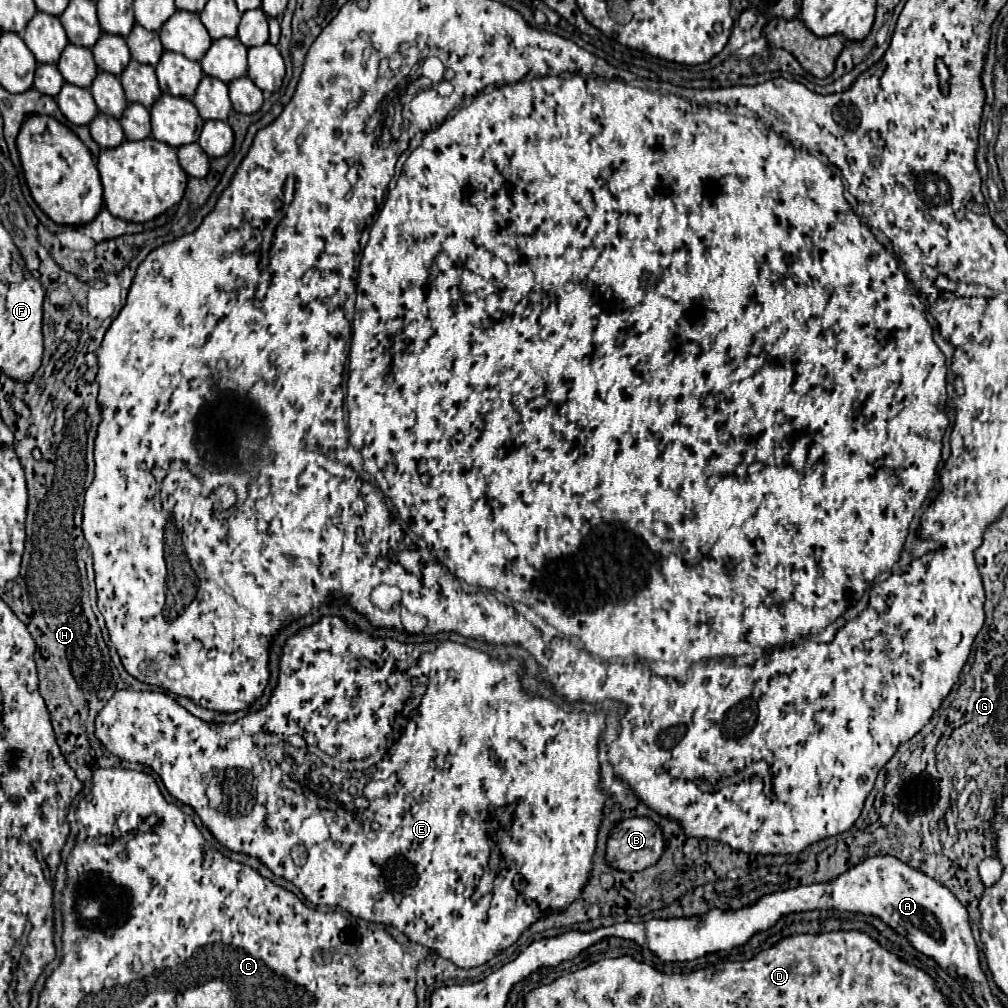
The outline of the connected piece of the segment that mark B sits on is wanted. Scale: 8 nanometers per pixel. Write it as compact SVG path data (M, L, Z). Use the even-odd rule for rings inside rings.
M626 818L618 822L606 840L606 864L622 872L638 872L660 860L664 836L648 818Z

